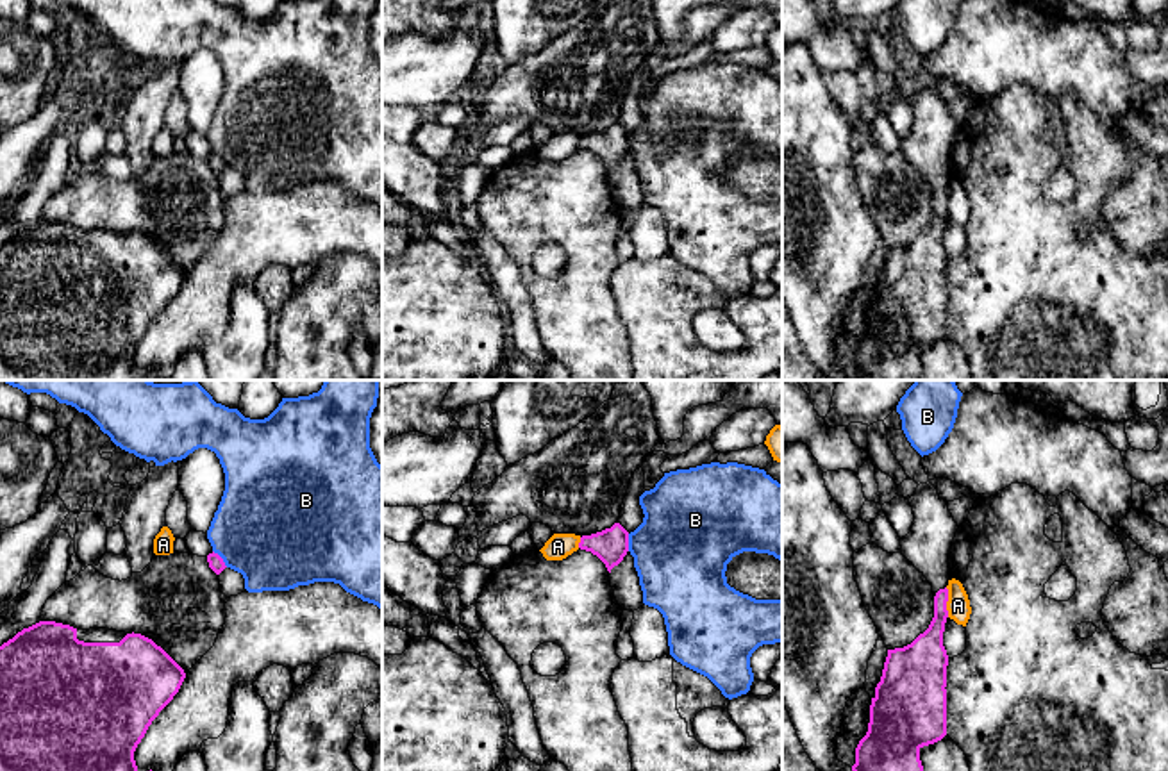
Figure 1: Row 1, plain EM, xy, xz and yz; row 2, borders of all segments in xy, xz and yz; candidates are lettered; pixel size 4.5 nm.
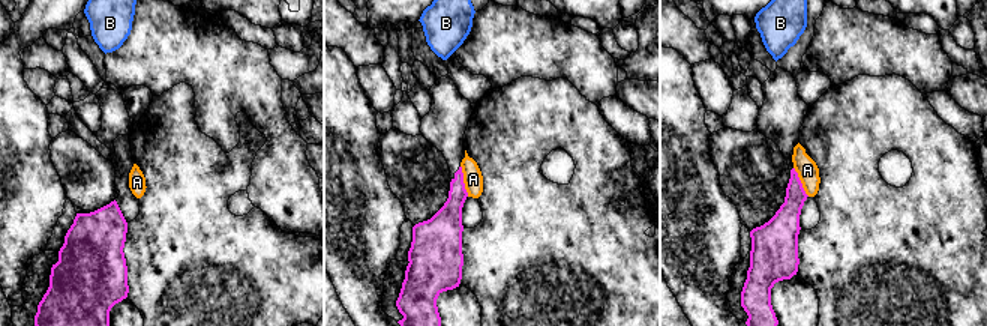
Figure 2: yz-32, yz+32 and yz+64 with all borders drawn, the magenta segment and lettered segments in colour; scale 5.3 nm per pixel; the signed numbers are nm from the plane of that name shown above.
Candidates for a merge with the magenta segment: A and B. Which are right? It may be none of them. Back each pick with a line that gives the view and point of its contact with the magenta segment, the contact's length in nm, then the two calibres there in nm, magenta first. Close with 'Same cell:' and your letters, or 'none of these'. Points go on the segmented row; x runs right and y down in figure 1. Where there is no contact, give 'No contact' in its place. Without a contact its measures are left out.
Same cell: none of these

